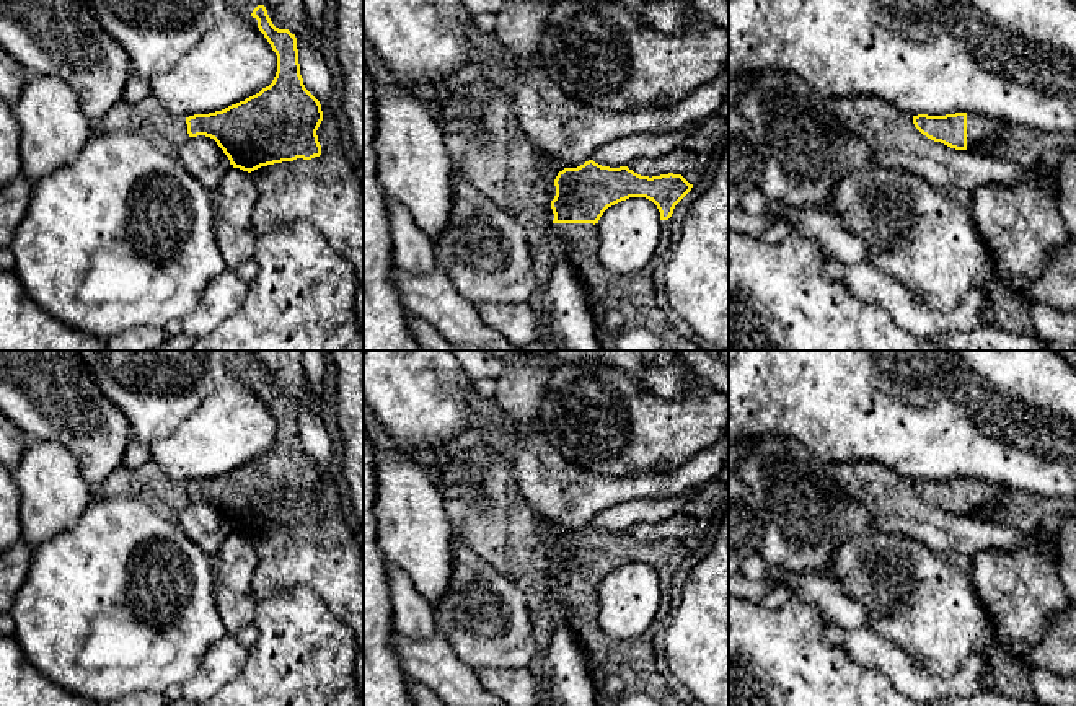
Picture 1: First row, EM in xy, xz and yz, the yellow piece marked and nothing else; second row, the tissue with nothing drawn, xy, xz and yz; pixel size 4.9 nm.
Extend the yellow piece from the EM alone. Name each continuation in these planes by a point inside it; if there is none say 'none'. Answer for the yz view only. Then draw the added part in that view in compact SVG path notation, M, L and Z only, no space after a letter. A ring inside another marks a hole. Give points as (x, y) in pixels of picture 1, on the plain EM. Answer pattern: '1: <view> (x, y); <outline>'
1: yz (980, 493); M967 478L967 515L981 505L996 505L1001 502L1004 486L983 479Z

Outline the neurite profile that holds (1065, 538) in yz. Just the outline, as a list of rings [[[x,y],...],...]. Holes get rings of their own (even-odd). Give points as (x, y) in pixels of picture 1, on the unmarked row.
[[[1073,515],[1061,522],[1053,540],[1060,551],[1058,576],[1069,600],[1076,603],[1076,518]]]

